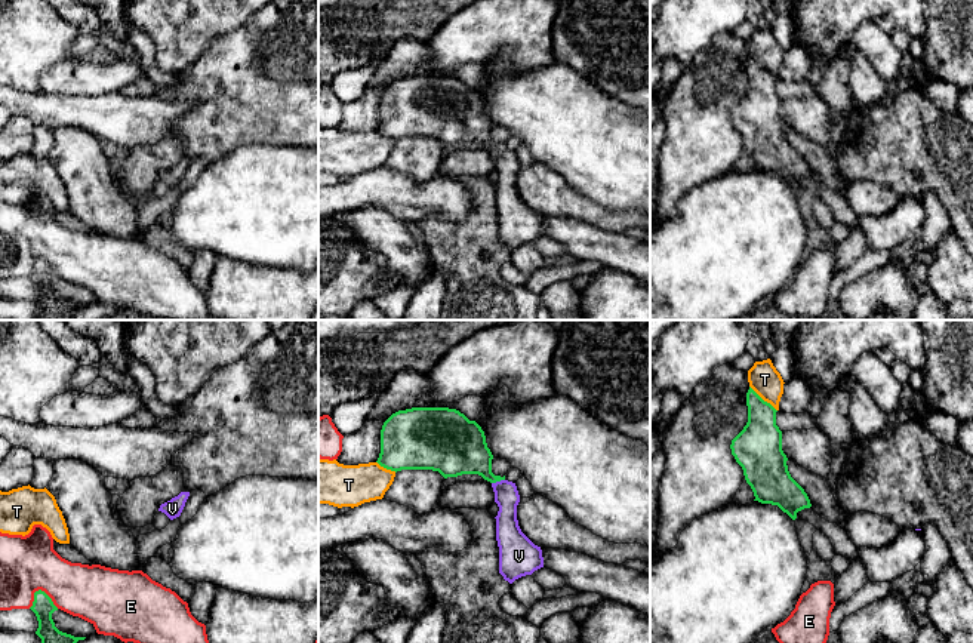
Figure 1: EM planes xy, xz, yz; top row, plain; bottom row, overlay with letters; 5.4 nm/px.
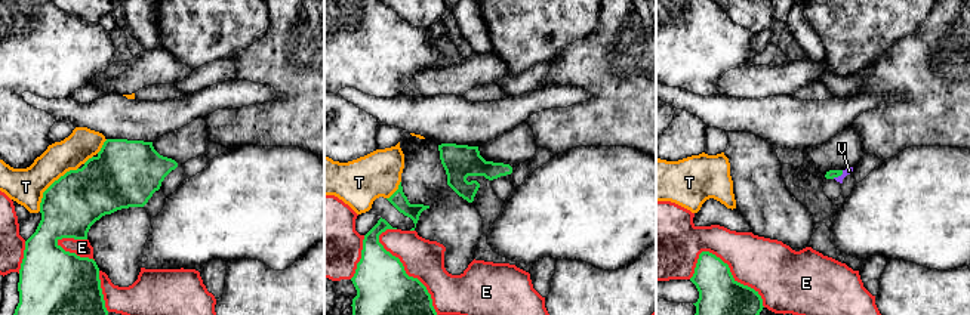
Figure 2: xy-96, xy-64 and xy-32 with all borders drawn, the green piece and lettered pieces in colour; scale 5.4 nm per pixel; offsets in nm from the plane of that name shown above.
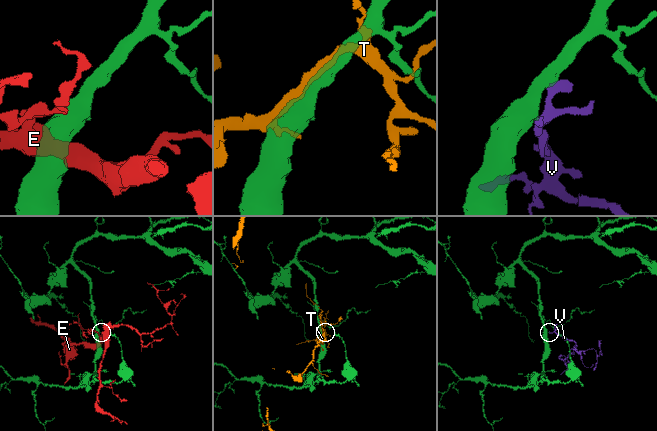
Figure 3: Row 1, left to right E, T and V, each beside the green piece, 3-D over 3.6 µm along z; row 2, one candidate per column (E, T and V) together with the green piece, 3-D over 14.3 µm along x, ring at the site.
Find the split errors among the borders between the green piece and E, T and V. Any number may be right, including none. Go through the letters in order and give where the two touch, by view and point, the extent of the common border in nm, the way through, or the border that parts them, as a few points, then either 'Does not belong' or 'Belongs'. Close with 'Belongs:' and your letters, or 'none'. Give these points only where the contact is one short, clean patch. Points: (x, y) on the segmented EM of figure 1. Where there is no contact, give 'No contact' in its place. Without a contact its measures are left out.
E: Touches green at xy (40, 590). Shared border 170 nm. Does not belong
T: Touches green at yz (761, 399). Shared border 200 nm. Does not belong
V: Touches green at xz (498, 480). Shared border 80 nm. Path across: xz (462, 451), (498, 480), (507, 497). Belongs
Belongs: V

